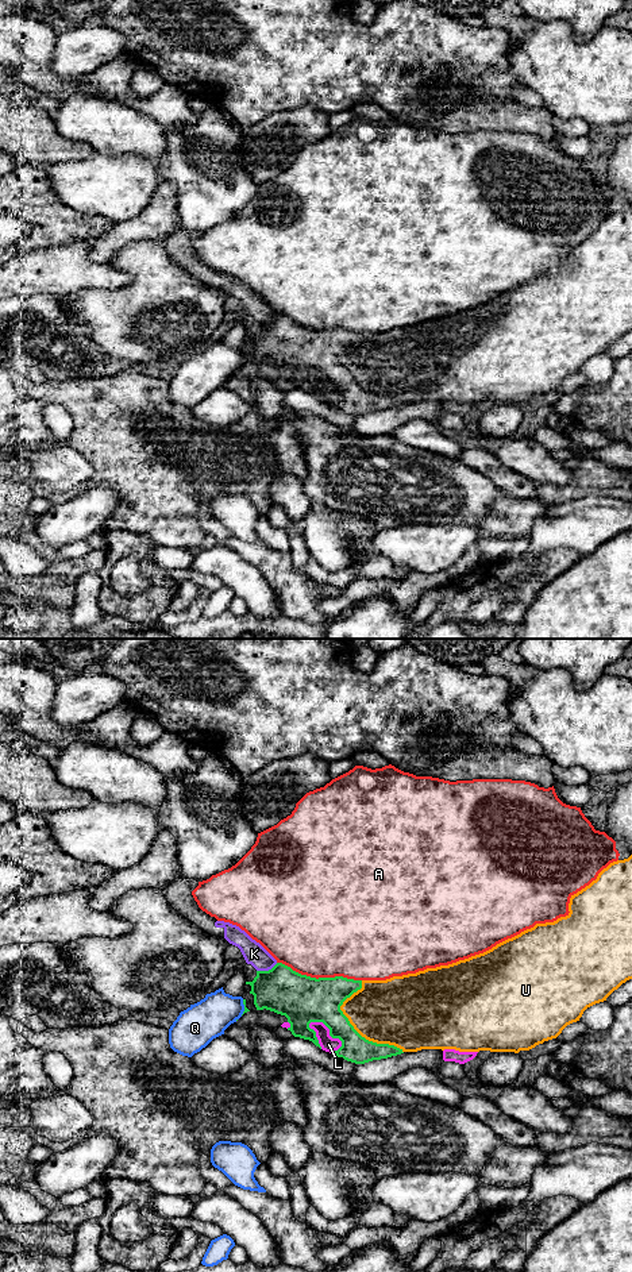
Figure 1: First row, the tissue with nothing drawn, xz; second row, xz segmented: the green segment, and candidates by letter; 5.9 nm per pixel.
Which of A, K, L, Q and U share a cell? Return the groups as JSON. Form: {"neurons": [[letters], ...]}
{"neurons": [["A"], ["K", "L"], ["Q"], ["U"]]}

